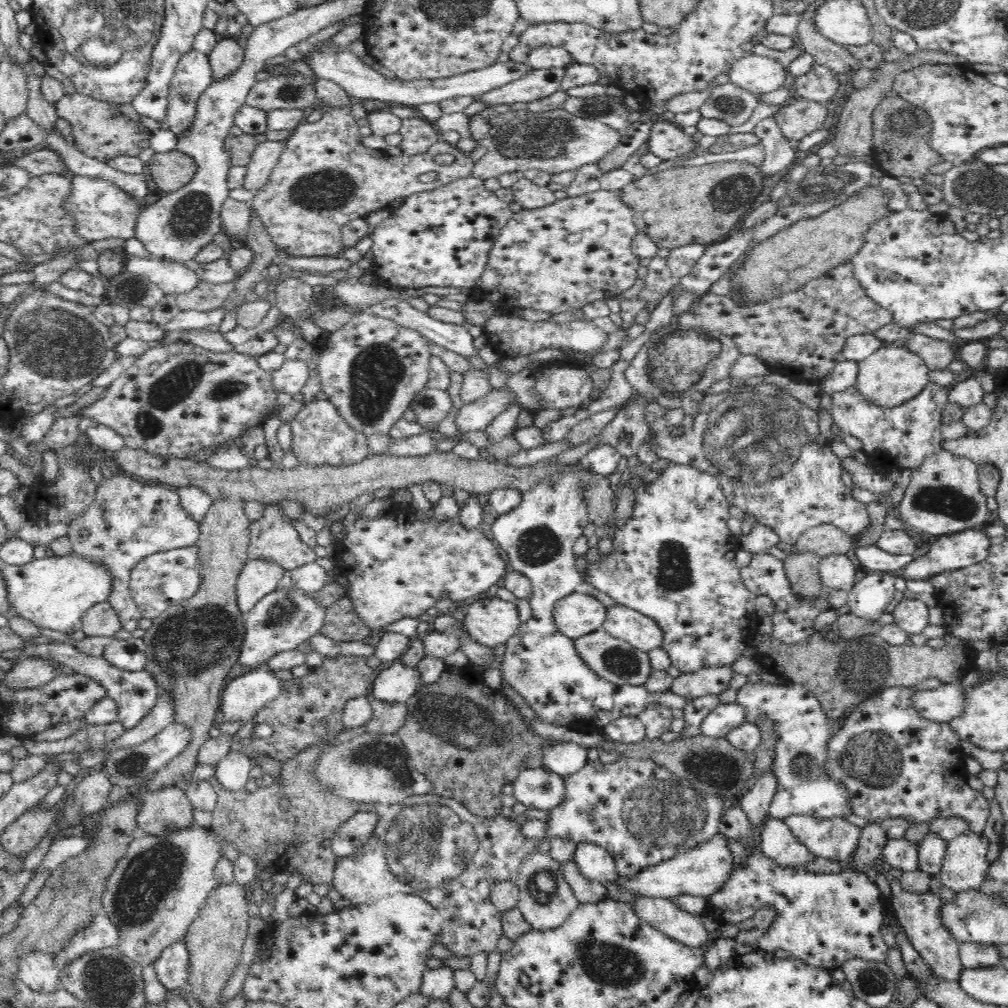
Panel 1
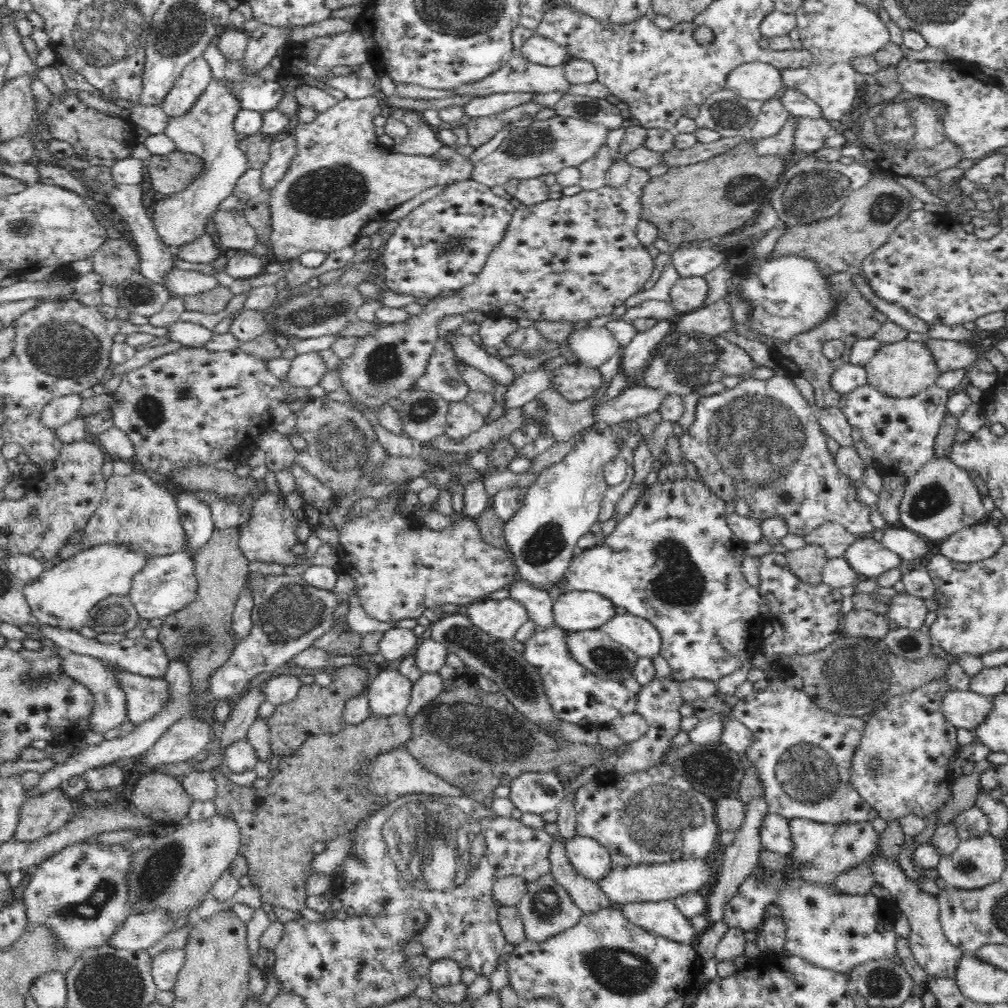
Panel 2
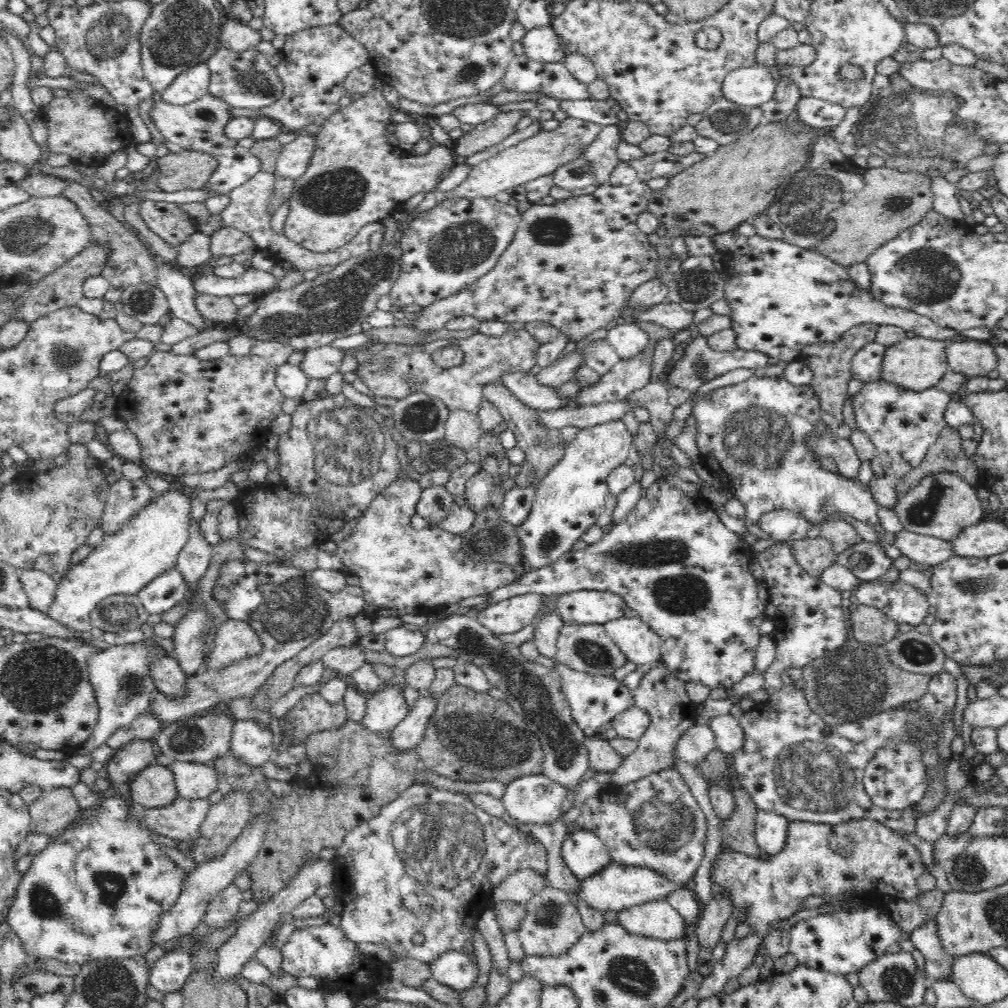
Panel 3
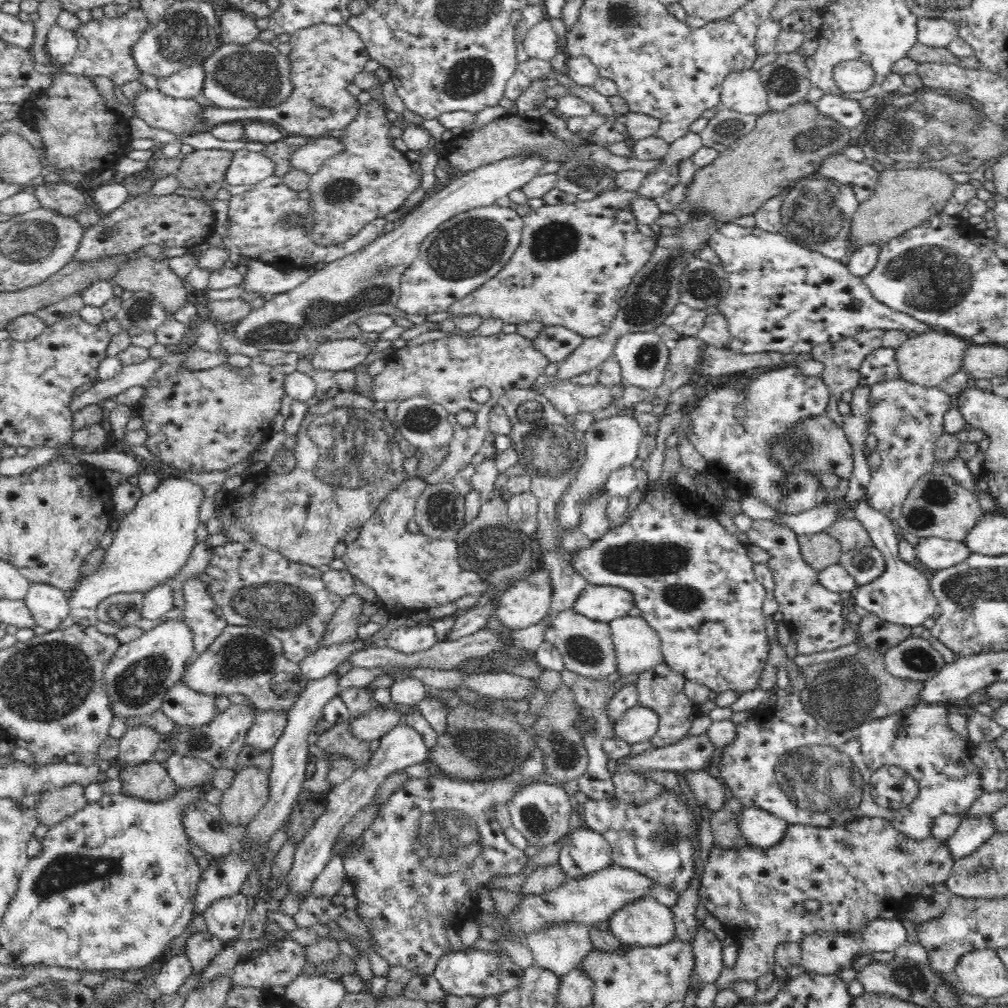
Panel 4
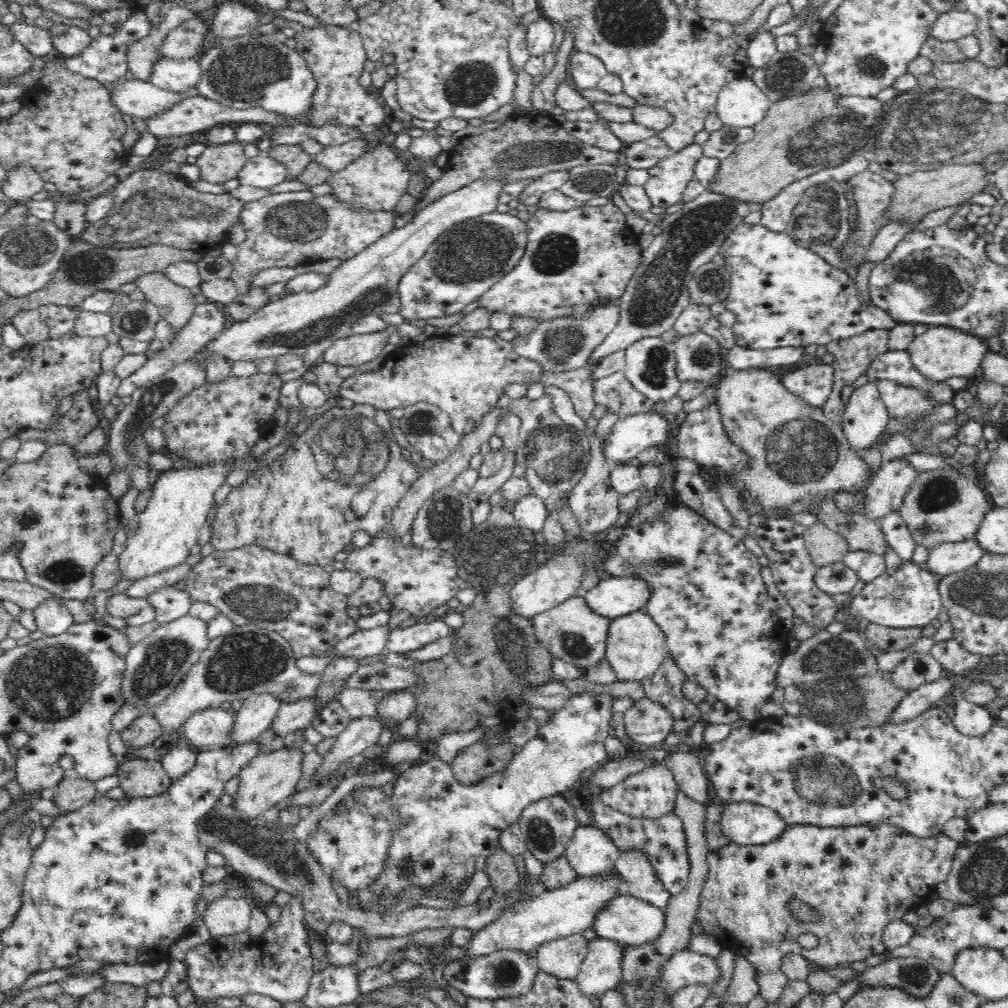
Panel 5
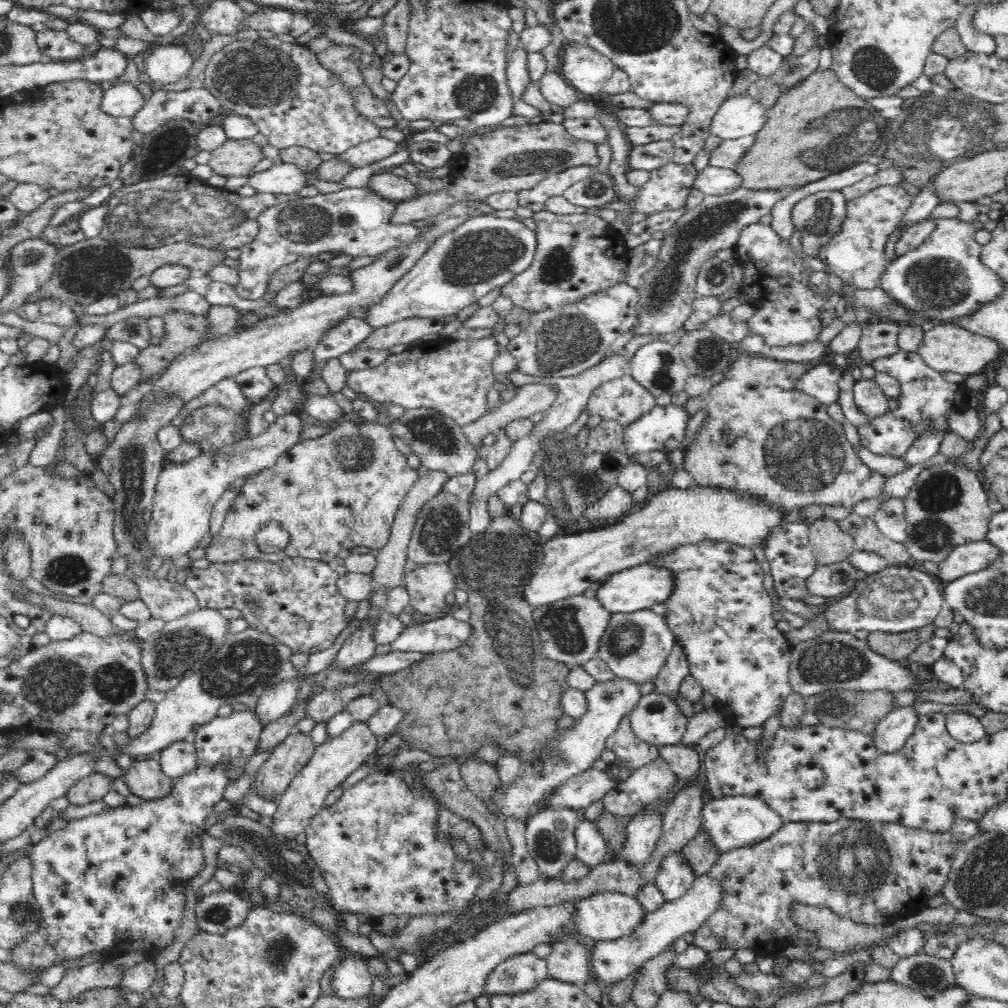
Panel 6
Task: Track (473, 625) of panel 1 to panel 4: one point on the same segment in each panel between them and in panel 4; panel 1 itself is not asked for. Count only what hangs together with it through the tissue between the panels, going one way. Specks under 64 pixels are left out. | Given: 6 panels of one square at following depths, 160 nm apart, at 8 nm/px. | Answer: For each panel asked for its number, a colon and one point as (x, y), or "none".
2: (501, 619)
3: (511, 615)
4: (525, 602)

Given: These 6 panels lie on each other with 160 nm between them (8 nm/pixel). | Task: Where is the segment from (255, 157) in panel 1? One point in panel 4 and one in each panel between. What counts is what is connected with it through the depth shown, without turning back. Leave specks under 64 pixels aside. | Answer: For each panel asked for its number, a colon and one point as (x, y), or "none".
2: (281, 152)
3: (292, 161)
4: (308, 157)

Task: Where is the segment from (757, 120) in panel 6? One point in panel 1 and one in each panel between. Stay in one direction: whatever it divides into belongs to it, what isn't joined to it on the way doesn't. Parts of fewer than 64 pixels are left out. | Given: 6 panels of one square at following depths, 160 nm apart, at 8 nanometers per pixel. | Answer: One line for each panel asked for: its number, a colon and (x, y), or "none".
1: (758, 74)
2: (758, 80)
3: (754, 85)
4: (742, 90)
5: (740, 103)

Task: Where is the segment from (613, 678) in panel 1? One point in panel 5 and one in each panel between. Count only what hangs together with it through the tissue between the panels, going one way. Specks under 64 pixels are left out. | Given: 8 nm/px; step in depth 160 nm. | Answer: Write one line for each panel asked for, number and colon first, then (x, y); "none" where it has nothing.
2: (594, 649)
3: (589, 648)
4: (586, 646)
5: (571, 631)

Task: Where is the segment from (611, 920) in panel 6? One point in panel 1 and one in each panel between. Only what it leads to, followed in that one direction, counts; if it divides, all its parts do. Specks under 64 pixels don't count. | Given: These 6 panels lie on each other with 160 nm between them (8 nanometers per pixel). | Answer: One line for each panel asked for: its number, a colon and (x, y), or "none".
1: (687, 928)
2: (663, 917)
3: (658, 919)
4: (646, 922)
5: (626, 919)

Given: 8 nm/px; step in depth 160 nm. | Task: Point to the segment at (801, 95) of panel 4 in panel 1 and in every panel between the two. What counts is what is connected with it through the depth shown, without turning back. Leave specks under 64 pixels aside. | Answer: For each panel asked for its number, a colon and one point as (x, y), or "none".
1: (779, 154)
2: (773, 116)
3: (778, 108)

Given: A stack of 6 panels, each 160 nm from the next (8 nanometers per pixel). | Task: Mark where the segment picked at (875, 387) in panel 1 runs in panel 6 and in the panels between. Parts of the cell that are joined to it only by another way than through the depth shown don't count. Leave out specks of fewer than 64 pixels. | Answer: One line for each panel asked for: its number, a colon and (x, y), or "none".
2: (899, 370)
3: (916, 364)
4: (926, 360)
5: (941, 352)
6: (948, 347)

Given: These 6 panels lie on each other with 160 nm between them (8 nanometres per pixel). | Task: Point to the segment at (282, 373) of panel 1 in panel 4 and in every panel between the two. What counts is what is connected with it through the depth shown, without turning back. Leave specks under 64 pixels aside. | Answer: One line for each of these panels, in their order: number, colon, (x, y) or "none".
2: (306, 370)
3: (320, 363)
4: (336, 355)

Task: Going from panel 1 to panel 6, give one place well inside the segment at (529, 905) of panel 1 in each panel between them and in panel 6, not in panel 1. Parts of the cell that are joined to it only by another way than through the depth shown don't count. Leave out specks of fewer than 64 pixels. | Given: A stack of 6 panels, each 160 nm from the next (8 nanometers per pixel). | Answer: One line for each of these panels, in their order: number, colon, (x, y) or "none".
2: (547, 908)
3: (552, 922)
4: (559, 947)
5: (563, 957)
6: (569, 962)

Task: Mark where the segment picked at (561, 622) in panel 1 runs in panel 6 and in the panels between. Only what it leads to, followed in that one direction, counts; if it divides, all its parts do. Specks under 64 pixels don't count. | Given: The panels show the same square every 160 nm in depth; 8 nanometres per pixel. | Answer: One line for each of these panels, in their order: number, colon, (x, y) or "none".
2: (577, 610)
3: (584, 607)
4: (600, 603)
5: (613, 597)
6: (630, 590)

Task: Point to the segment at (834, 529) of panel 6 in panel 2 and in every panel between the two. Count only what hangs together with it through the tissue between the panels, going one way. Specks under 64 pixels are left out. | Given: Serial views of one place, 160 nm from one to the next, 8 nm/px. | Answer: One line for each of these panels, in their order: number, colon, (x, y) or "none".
2: (807, 562)
3: (813, 555)
4: (820, 550)
5: (825, 546)

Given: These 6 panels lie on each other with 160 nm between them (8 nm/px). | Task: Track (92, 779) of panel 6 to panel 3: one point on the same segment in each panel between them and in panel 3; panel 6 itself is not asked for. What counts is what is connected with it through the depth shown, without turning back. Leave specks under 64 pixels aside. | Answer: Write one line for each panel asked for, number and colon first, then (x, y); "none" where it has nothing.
3: (56, 808)
4: (54, 806)
5: (72, 792)

